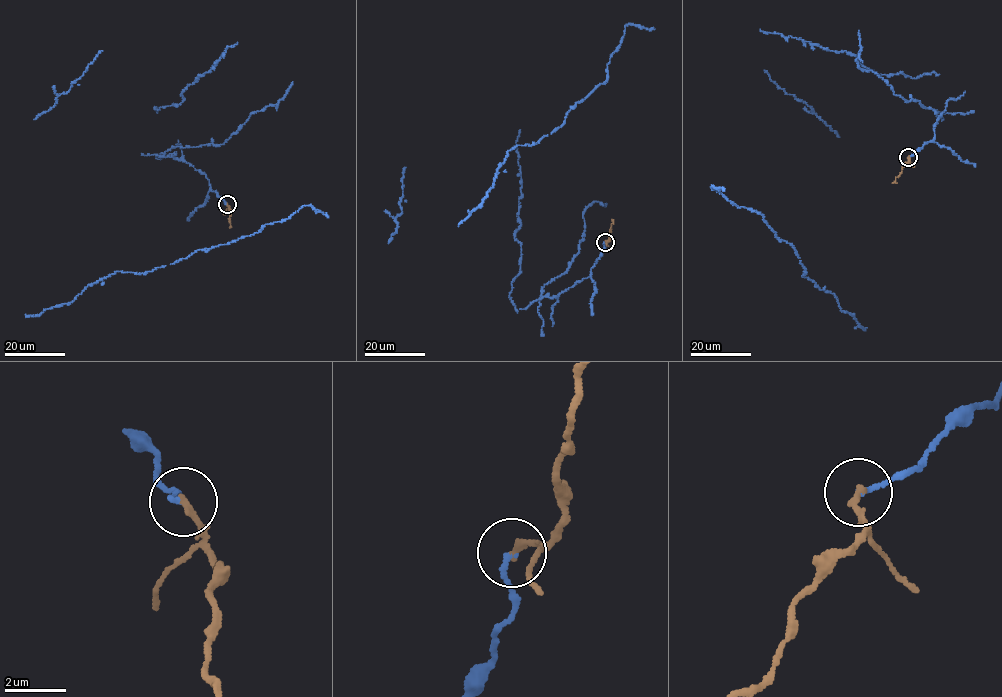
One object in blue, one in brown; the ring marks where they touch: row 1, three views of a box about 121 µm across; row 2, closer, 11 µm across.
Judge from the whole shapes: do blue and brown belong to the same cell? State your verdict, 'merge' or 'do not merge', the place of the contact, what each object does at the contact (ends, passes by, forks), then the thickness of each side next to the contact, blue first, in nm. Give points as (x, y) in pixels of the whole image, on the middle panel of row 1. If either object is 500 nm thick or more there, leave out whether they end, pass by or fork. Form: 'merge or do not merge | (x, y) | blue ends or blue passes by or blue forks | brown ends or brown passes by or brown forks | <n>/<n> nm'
merge | (605, 242) | blue ends | brown ends | 160/240 nm

